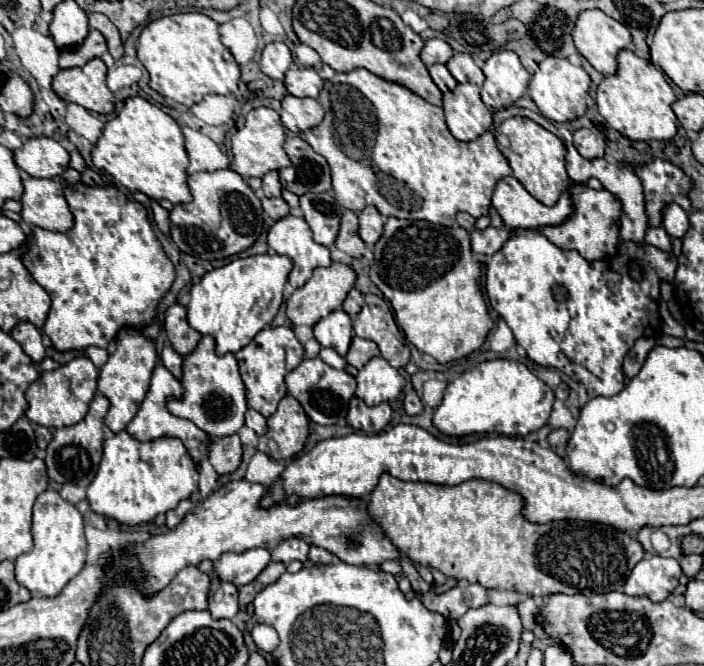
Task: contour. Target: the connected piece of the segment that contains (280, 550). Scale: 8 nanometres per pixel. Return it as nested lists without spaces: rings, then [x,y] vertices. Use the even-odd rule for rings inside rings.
[[[285,539],[271,551],[271,555],[273,555],[273,561],[281,561],[285,565],[291,561],[307,563],[309,543],[305,543],[303,539]]]

